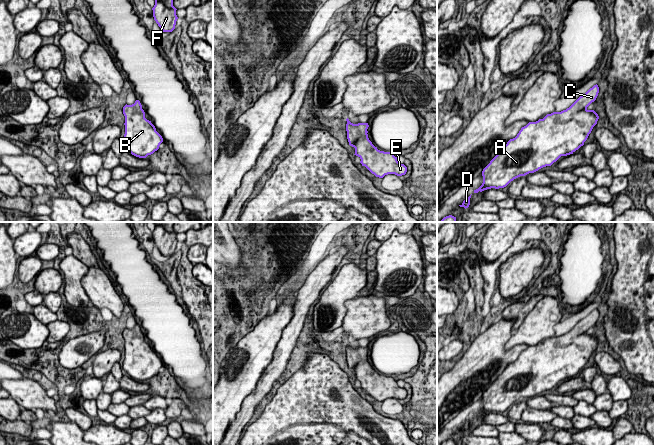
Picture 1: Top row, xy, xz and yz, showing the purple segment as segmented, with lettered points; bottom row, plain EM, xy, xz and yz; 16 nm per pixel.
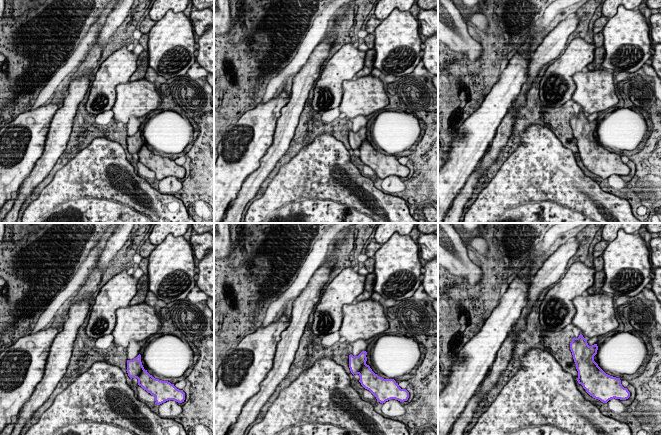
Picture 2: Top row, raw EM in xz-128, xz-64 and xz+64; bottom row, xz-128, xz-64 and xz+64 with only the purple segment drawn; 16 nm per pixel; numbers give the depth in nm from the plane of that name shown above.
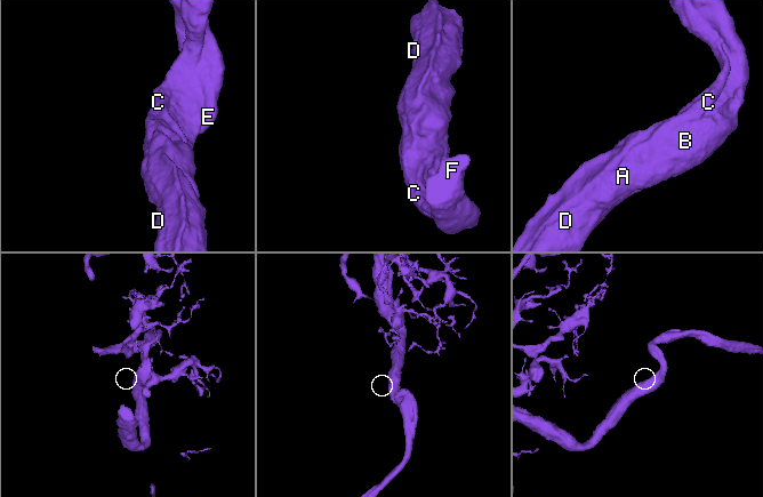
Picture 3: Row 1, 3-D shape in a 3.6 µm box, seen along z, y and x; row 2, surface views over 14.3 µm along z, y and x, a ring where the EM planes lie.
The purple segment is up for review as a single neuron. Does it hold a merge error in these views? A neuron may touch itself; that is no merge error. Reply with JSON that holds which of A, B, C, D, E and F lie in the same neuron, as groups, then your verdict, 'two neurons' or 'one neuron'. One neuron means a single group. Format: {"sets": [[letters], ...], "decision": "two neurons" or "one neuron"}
{"sets": [["A", "B", "C", "D", "E", "F"]], "decision": "one neuron"}

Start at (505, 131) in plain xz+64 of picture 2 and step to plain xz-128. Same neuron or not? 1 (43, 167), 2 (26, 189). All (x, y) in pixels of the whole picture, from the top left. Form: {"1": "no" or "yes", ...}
{"1": "yes", "2": "yes"}

